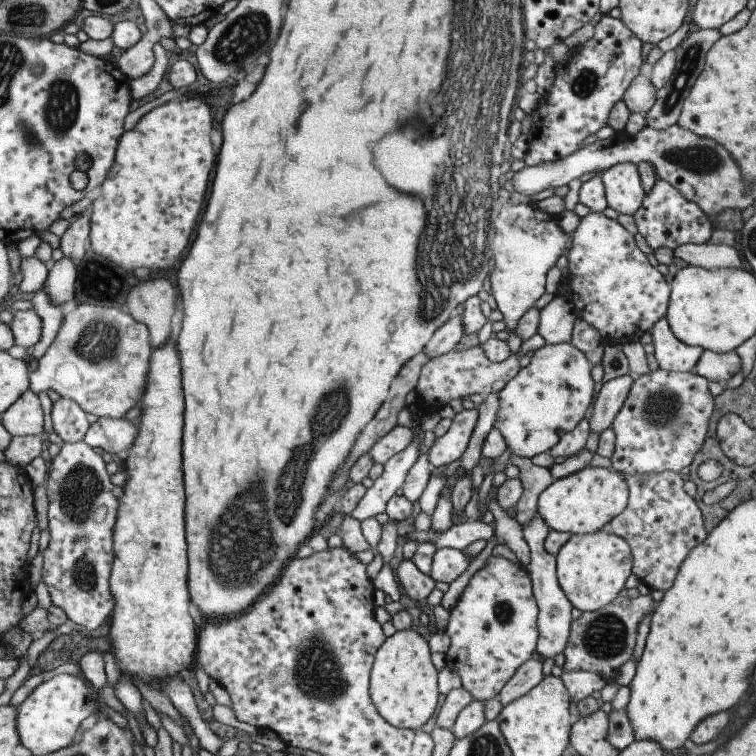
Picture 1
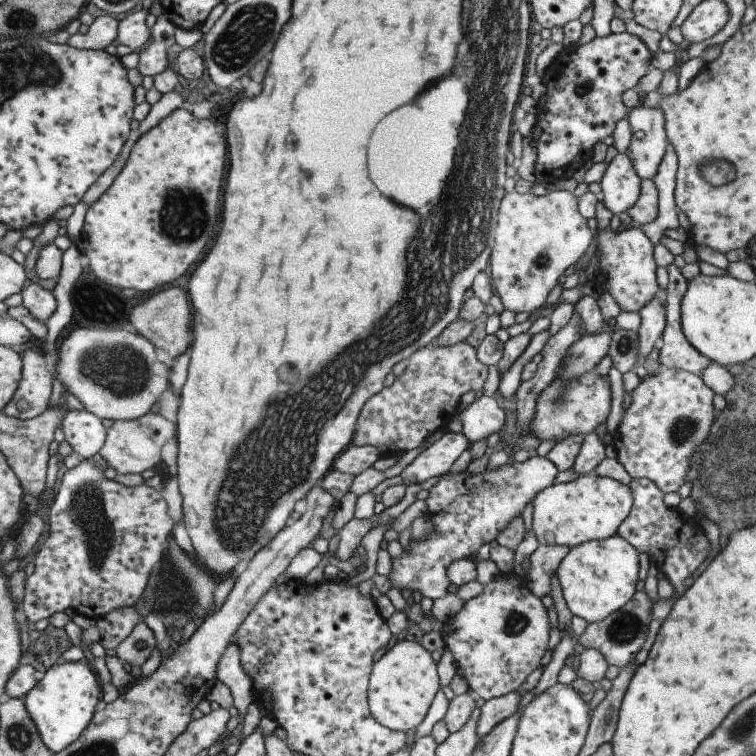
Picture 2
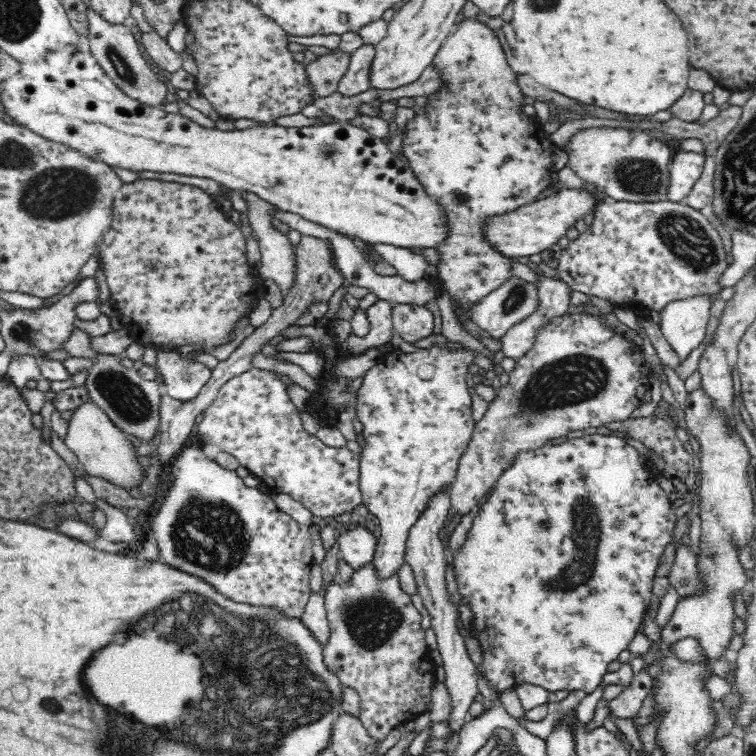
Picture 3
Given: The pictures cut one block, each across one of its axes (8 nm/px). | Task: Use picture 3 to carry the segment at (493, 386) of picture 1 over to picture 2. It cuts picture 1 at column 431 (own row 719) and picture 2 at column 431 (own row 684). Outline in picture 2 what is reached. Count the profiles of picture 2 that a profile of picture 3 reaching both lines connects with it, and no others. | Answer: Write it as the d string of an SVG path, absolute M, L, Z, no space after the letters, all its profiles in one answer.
M434 340L417 350L409 361L405 371L395 378L392 386L384 387L364 404L357 420L352 444L375 446L382 456L396 457L408 450L414 450L434 432L446 428L458 412L460 398L466 392L480 392L488 378L488 367L478 360L477 350L464 341L449 347L439 347Z

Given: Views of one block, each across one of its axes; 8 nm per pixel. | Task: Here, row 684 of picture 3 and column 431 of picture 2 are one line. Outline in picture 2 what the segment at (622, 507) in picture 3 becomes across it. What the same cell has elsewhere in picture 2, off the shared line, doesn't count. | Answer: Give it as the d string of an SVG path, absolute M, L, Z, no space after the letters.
M536 455L522 463L510 460L507 464L498 468L495 472L485 471L480 475L470 474L467 470L457 475L446 474L440 477L436 486L429 491L429 497L425 499L429 518L433 522L433 533L426 539L417 543L410 543L410 552L404 550L401 558L393 558L393 569L388 578L392 588L403 590L412 588L413 592L421 592L423 597L433 601L444 598L449 592L448 585L451 583L447 577L447 568L456 559L468 559L473 552L486 543L490 543L498 536L498 533L521 512L526 503L536 496L537 492L543 491L547 486L554 484L554 478L559 470L548 458Z

